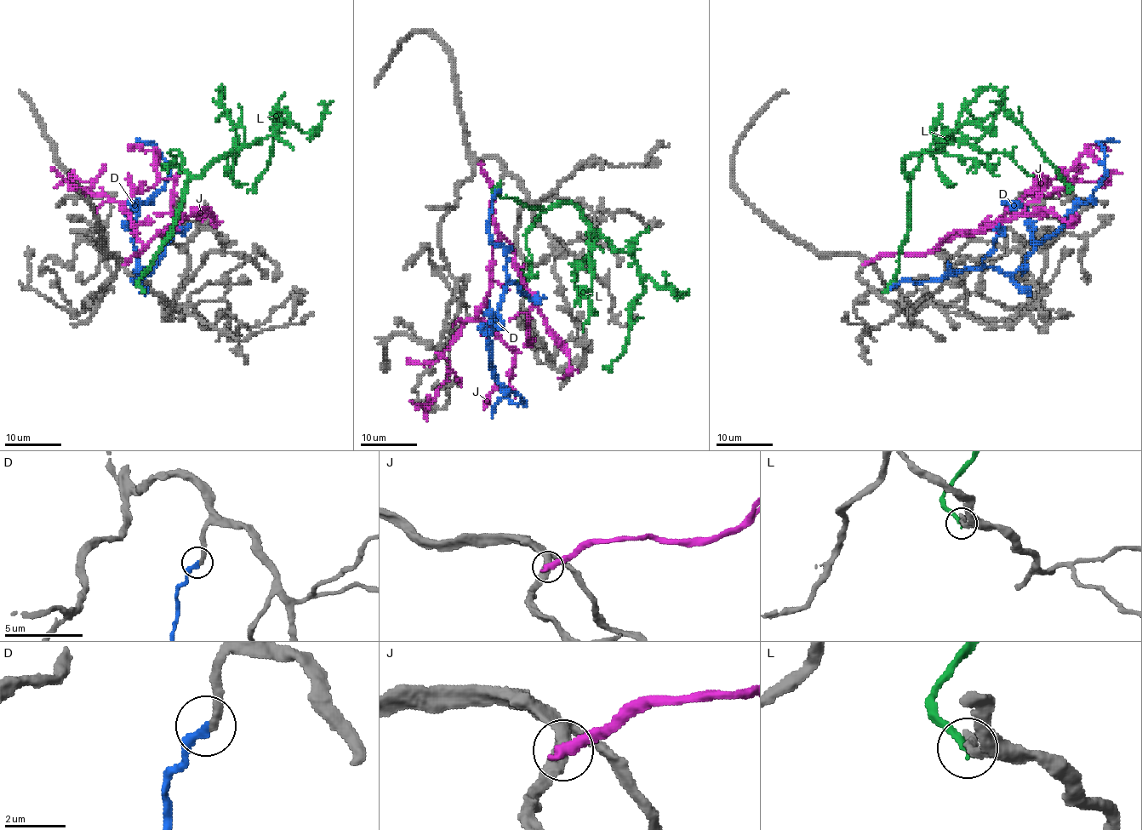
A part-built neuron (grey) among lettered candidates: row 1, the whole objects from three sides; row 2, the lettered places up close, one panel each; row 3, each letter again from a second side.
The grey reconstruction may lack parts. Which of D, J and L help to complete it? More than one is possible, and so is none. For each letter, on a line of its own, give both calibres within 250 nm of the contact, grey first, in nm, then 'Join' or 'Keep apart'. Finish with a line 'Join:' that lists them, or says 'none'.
D: Thickness 240 nm (grey) against 280 nm. Join
J: Thickness 440 nm (grey) against 440 nm. Keep apart
L: Thickness 360 nm (grey) against 280 nm. Keep apart
Join: D

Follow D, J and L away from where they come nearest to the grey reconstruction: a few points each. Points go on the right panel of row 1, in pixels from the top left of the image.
D: (890, 289), (968, 267), (1013, 275), (1092, 196), (1105, 174), (1098, 143), (1118, 140)
J: (864, 263), (882, 254), (922, 253), (961, 233), (992, 227), (1026, 193), (1059, 178), (1092, 145), (1110, 149)
L: (886, 292), (908, 229), (904, 162), (912, 153), (931, 153), (964, 123), (1004, 109), (1030, 134), (1066, 191)

